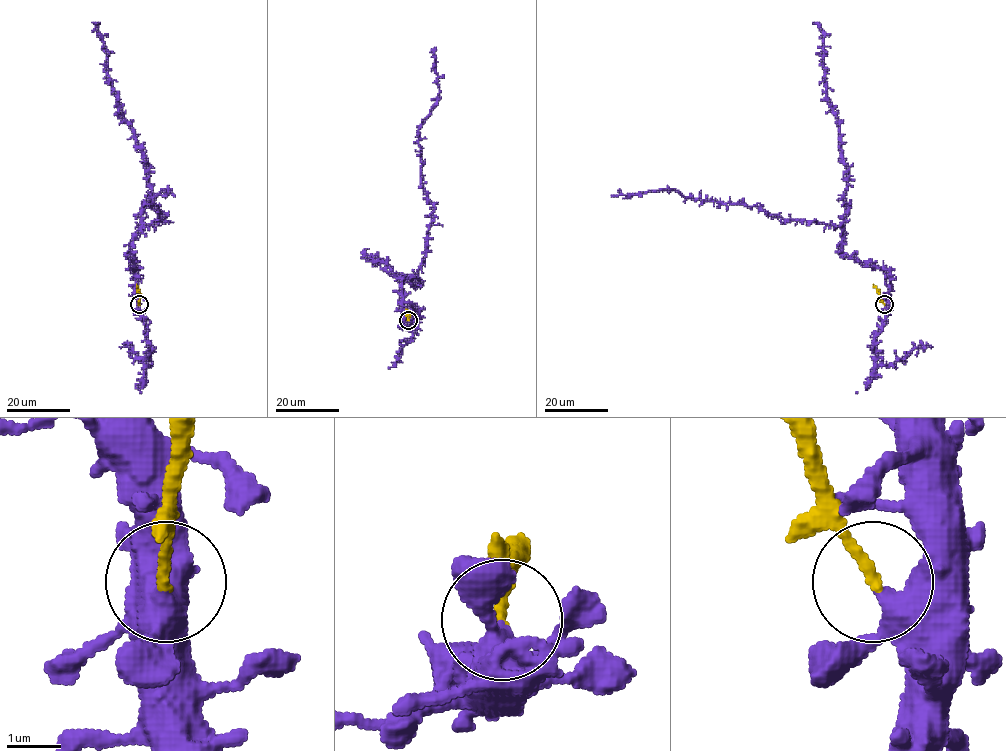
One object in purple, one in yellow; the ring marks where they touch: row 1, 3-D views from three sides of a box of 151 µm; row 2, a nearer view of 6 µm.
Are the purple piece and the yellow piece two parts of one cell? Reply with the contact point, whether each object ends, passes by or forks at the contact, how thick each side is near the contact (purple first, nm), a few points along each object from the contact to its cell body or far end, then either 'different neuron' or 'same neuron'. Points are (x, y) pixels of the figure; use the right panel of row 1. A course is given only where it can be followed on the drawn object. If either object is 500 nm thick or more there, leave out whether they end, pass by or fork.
at (884, 304); purple passes by; yellow ends there; 360 nm thick on the purple side, 200 nm on the other; purple runs (884, 305), (889, 274), (846, 255), (839, 226), (786, 220), (743, 204), (691, 199), (672, 190), (611, 197); yellow runs (884, 305), (874, 285); different neuron

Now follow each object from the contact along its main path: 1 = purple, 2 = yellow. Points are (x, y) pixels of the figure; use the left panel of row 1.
1: (139, 305), (130, 244), (144, 226), (161, 220), (164, 215), (150, 199), (162, 190), (170, 190), (167, 197)
2: (139, 305), (137, 285)

